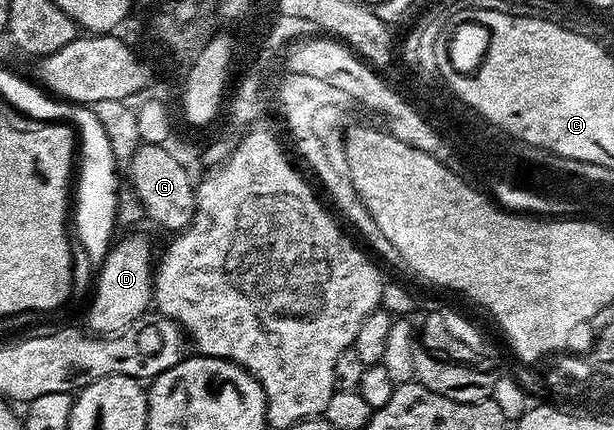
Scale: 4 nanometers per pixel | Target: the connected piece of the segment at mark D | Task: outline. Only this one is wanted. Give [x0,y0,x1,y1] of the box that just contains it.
[88,238,155,336]

